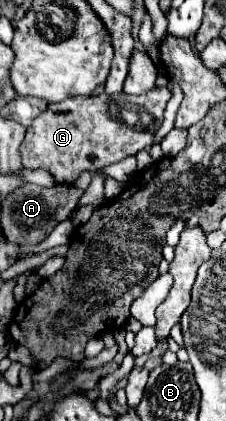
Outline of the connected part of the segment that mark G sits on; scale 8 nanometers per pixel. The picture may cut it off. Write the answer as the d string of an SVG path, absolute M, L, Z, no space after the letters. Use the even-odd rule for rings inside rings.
M154 88L140 96L102 92L48 104L48 108L26 128L26 138L20 146L22 162L30 170L46 168L58 184L72 184L84 170L94 172L152 146L154 134L164 120L162 114L168 100L168 88Z

